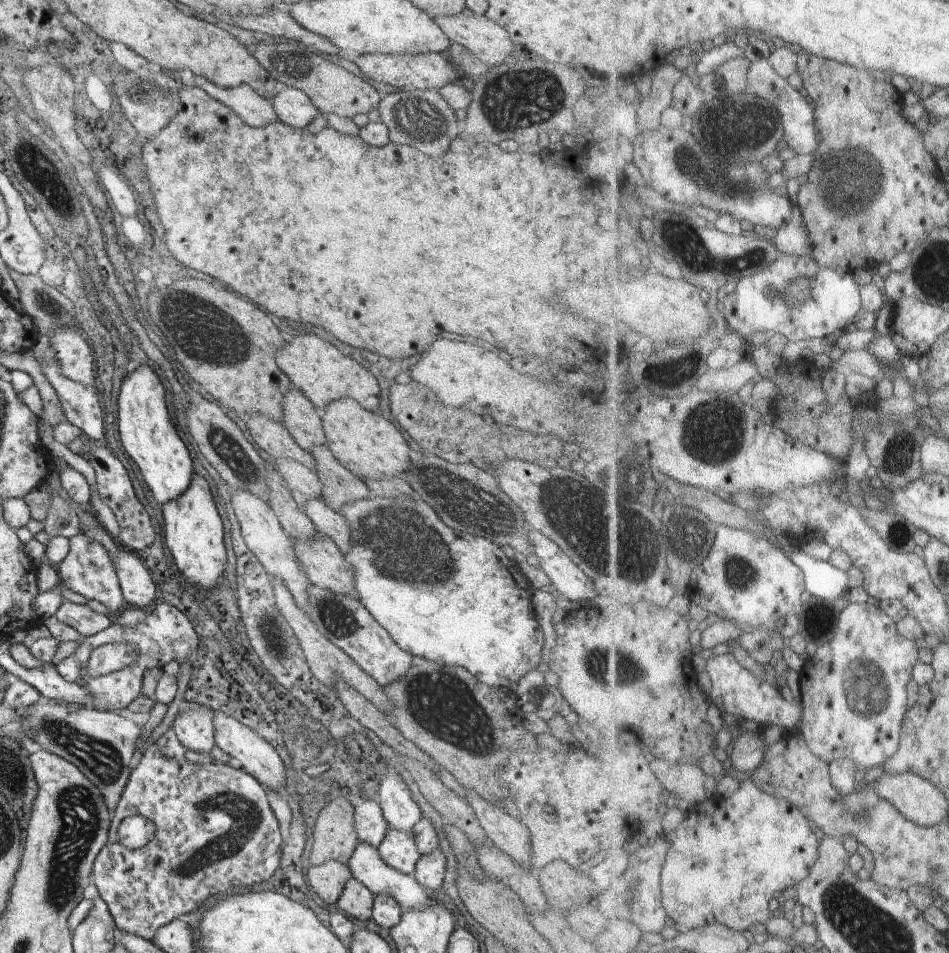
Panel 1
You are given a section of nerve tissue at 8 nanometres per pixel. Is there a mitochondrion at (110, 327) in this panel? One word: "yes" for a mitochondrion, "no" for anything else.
no

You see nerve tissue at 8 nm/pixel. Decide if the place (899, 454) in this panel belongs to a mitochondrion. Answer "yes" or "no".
yes

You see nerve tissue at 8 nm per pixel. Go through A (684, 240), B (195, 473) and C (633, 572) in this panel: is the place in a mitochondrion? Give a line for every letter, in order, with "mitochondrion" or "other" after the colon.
A: mitochondrion
B: other
C: mitochondrion

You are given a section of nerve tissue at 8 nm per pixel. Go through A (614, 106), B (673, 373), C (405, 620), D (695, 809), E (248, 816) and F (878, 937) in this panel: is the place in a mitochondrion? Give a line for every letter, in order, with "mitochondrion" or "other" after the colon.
A: other
B: mitochondrion
C: other
D: other
E: mitochondrion
F: mitochondrion

